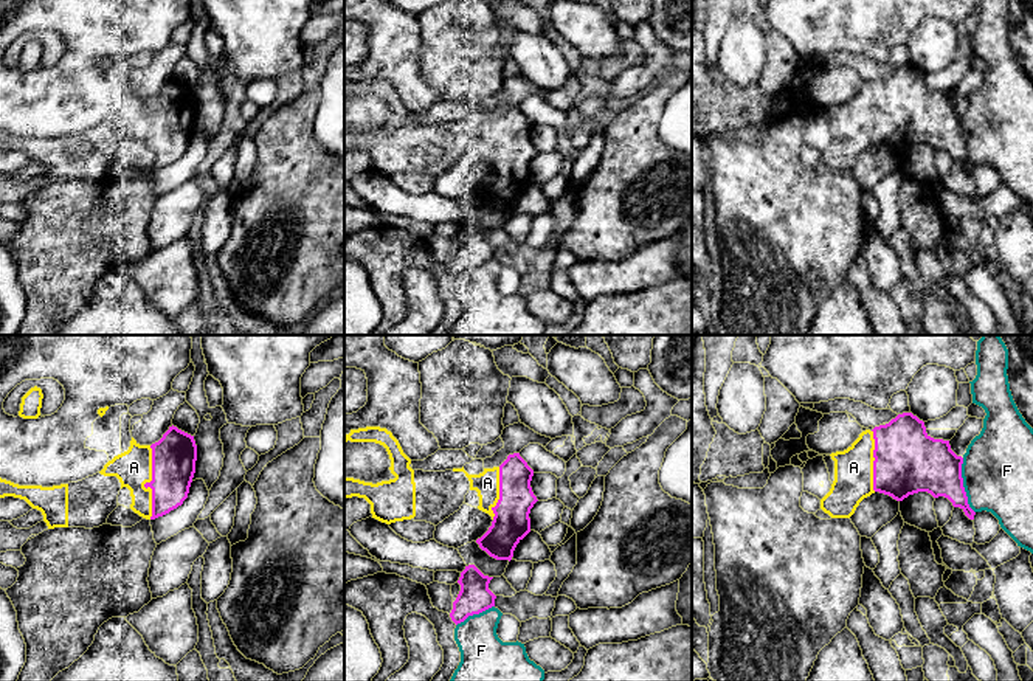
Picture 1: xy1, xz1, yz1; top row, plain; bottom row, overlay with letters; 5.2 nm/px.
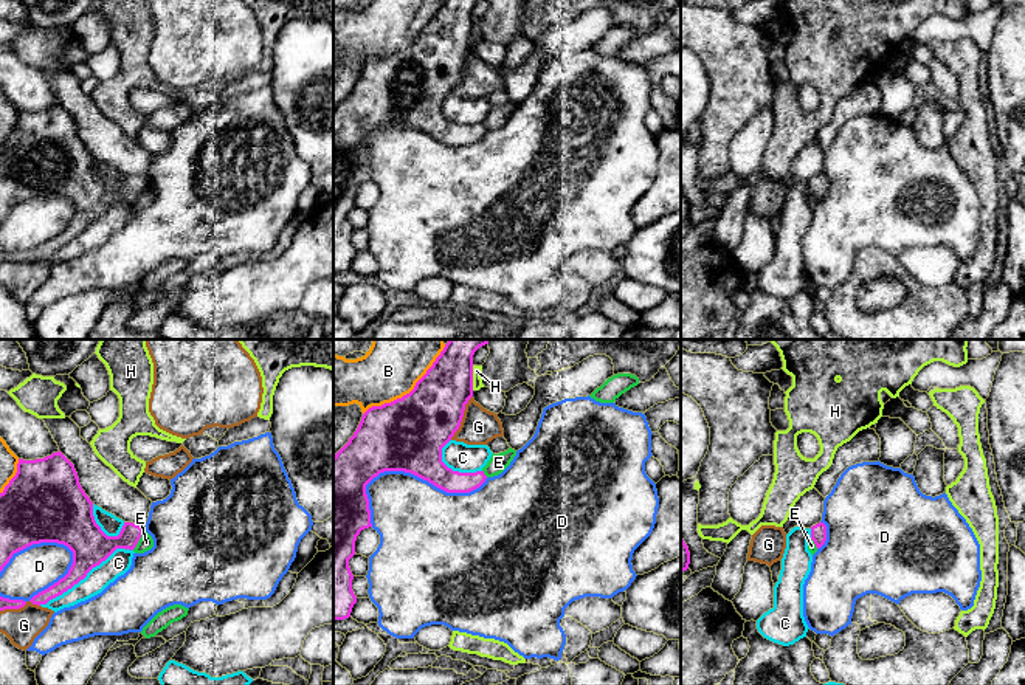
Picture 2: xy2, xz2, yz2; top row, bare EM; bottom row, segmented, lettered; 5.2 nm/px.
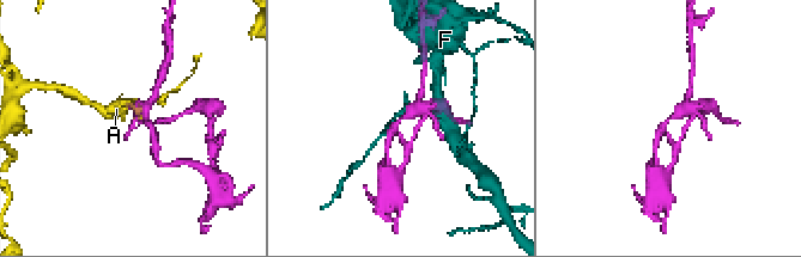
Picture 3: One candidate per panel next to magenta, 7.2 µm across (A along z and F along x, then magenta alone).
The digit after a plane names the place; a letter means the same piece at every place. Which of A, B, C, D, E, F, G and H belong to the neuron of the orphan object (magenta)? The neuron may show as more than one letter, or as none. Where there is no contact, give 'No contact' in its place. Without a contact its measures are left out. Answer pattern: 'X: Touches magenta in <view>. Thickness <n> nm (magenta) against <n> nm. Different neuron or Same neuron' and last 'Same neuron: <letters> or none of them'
A: Touches magenta in xy1. Thickness 220 nm (magenta) against 190 nm. Same neuron
B: Touches magenta in xz2. Thickness 380 nm (magenta) against 340 nm. Different neuron
C: Touches magenta in xy2. Thickness 200 nm (magenta) against 120 nm. Different neuron
D: Touches magenta in xz2. Thickness 380 nm (magenta) against 400 nm. Different neuron
E: Touches magenta in xy2. Thickness 190 nm (magenta) against 80 nm. Different neuron
F: Touches magenta in yz1. Thickness 300 nm (magenta) against 360 nm. Different neuron
G: Touches magenta in xz2. Thickness 340 nm (magenta) against 190 nm. Different neuron
H: Touches magenta in xz2. Thickness 300 nm (magenta) against 50 nm. Different neuron
Same neuron: A

